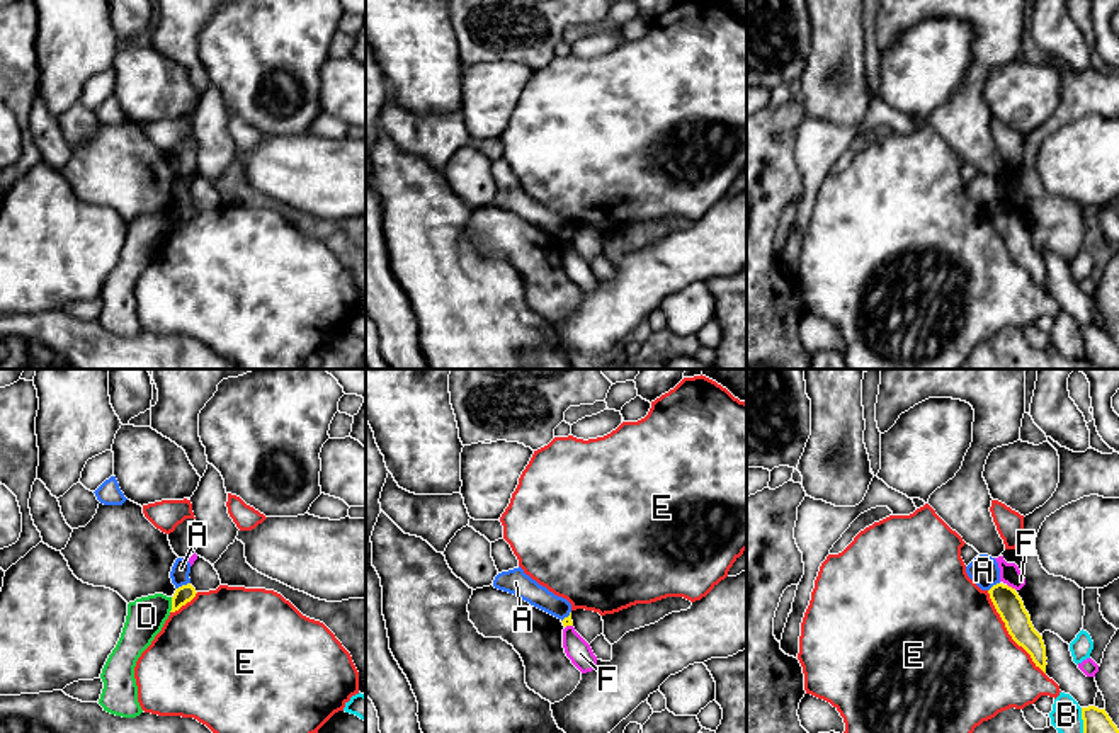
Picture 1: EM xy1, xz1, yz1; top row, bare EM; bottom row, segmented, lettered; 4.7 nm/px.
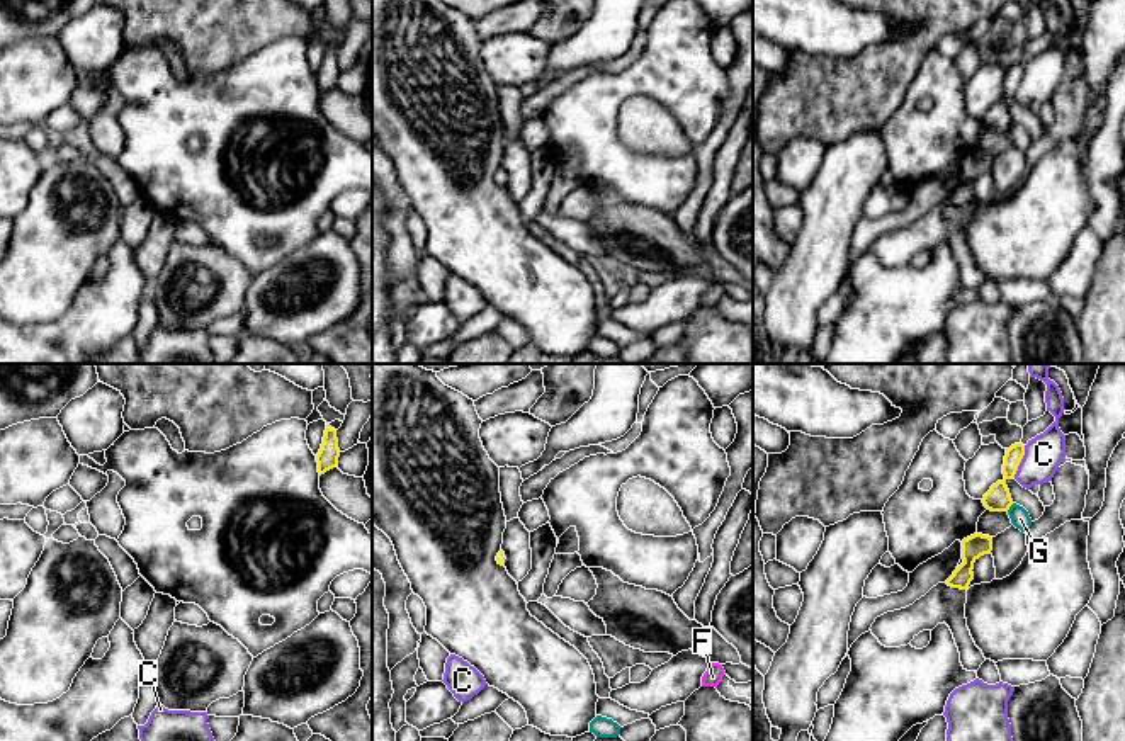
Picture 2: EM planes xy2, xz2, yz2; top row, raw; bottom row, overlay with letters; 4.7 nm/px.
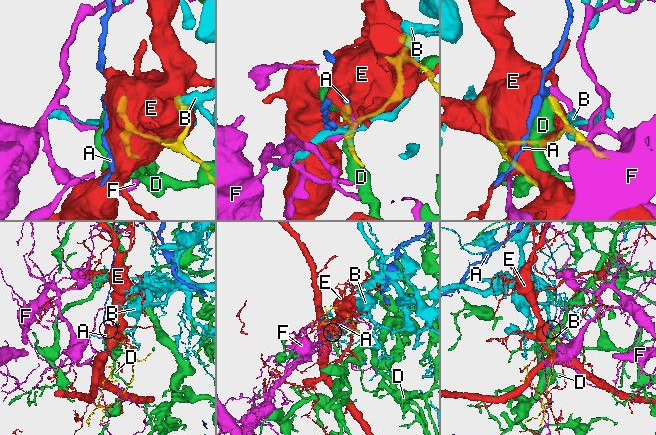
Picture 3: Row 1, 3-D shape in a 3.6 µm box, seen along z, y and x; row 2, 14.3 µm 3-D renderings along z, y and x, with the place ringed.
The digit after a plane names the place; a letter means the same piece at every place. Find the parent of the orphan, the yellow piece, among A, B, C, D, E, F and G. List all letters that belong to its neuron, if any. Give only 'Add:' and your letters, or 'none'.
Add: none

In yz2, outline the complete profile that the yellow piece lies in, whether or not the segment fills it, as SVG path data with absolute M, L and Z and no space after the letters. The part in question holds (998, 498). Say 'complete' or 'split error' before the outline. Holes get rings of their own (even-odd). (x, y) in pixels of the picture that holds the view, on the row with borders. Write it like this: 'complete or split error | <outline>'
complete | M1021 442L1006 449L1003 464L1004 479L992 484L991 489L982 498L982 503L987 510L1008 512L1009 506L1013 505L1006 481L1015 478L1023 455L1025 455L1025 445Z

